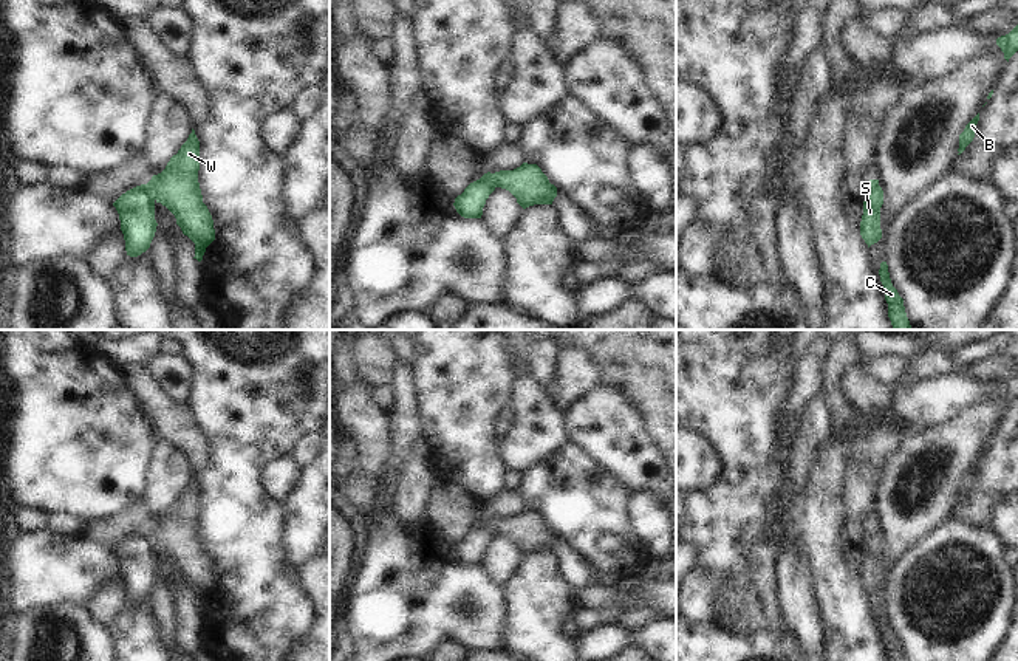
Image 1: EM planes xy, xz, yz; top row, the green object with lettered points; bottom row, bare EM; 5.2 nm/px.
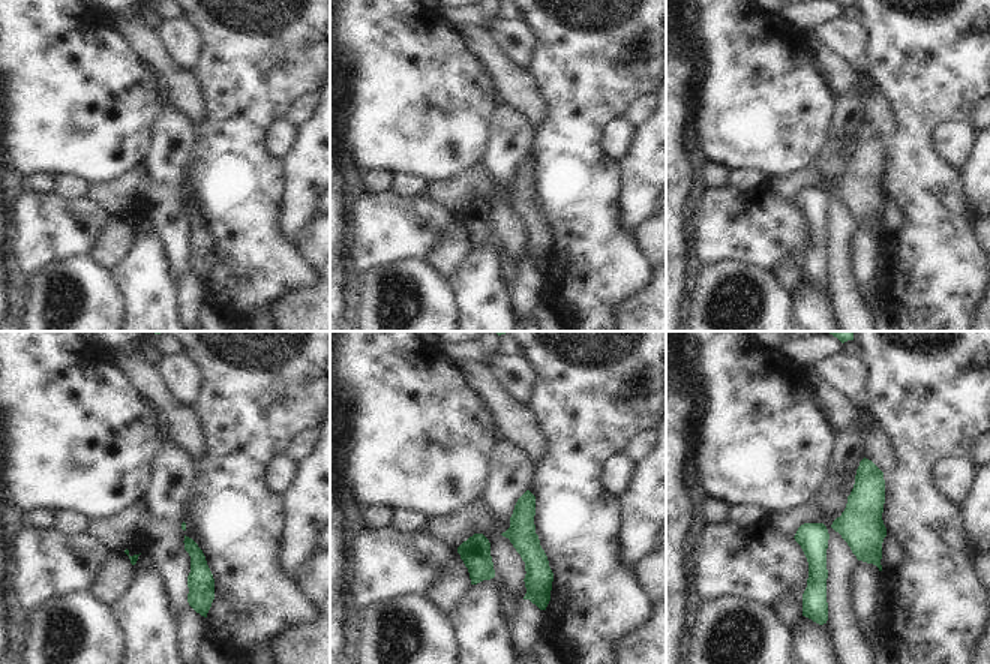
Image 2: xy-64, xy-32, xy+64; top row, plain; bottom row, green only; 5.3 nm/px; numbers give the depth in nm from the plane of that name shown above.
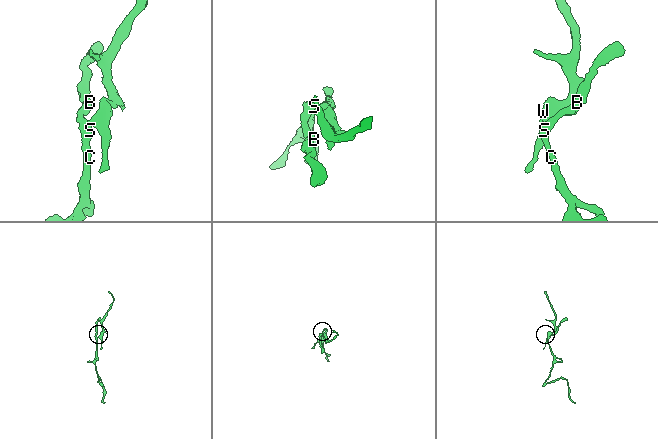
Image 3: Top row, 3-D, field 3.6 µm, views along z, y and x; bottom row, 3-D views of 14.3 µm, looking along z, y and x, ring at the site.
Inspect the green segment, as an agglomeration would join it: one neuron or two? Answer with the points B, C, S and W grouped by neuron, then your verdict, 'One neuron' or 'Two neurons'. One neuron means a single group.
Groups: B C S / W. Two neurons.

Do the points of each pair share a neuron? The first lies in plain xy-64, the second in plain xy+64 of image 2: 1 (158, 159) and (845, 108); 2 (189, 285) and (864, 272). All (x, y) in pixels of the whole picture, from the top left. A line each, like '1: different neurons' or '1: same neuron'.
1: same neuron
2: same neuron

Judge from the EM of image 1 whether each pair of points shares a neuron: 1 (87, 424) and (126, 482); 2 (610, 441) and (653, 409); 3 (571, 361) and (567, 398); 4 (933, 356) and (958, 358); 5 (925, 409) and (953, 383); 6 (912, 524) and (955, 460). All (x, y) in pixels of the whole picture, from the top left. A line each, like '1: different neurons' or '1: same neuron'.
1: same neuron
2: different neurons
3: same neuron
4: same neuron
5: same neuron
6: same neuron

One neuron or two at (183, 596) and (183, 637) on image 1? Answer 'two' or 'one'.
one

